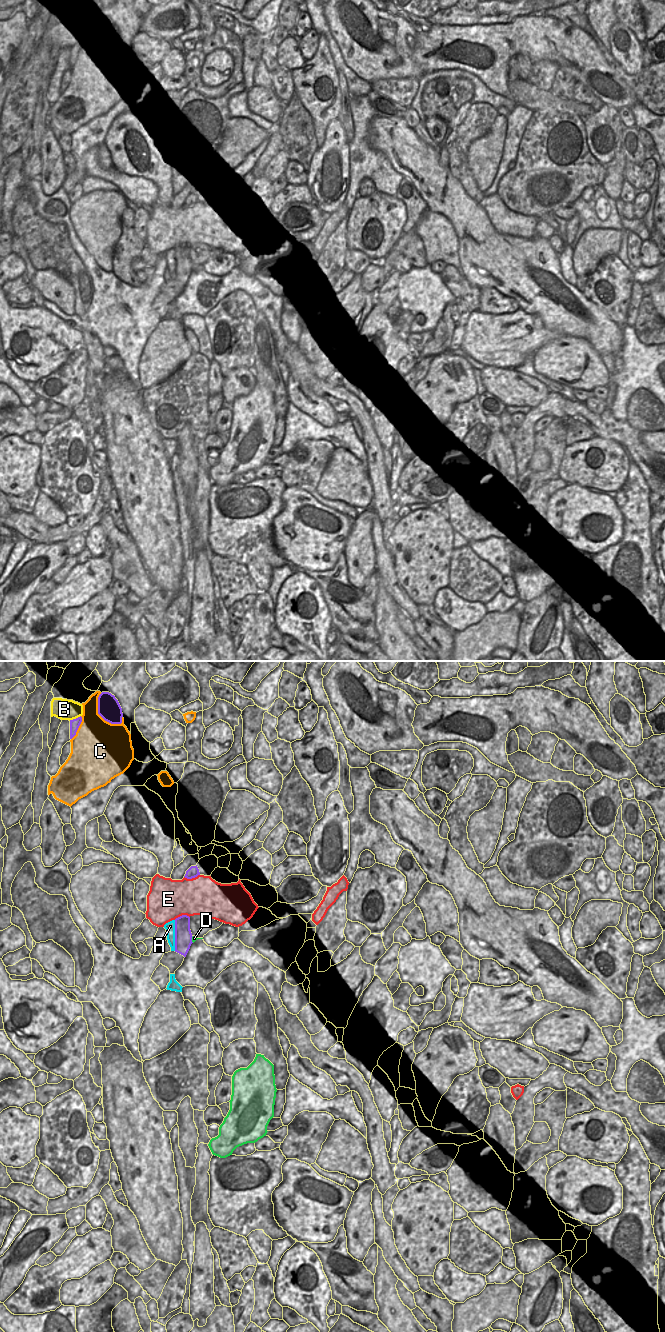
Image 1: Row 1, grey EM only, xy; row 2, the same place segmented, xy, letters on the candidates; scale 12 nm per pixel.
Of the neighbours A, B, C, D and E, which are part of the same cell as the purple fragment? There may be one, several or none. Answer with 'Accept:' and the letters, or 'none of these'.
Accept: A

